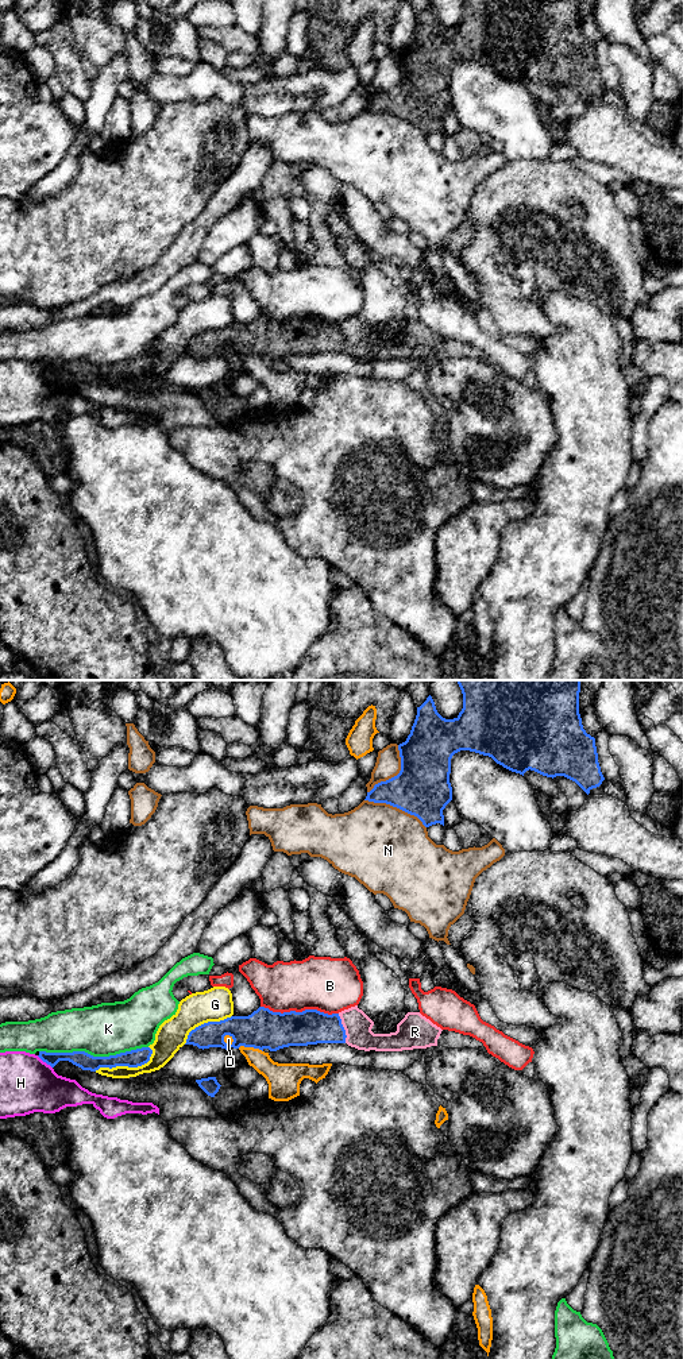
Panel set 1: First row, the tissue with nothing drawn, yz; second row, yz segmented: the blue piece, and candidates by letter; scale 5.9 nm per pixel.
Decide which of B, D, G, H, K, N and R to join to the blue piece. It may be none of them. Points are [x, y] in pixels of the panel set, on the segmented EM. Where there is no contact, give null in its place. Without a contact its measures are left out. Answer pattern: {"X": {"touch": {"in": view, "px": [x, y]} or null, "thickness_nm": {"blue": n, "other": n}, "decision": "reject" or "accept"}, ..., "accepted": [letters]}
{"B": {"touch": {"in": "yz", "px": [300, 1012]}, "thickness_nm": {"blue": 240, "other": 320}, "decision": "reject"}, "D": {"touch": {"in": "yz", "px": [250, 1046]}, "thickness_nm": {"blue": 240, "other": 160}, "decision": "reject"}, "G": {"touch": {"in": "yz", "px": [126, 1065]}, "thickness_nm": {"blue": 110, "other": 140}, "decision": "reject"}, "H": {"touch": {"in": "yz", "px": [45, 1061]}, "thickness_nm": {"blue": 100, "other": 340}, "decision": "reject"}, "K": {"touch": {"in": "yz", "px": [92, 1056]}, "thickness_nm": {"blue": 110, "other": 320}, "decision": "reject"}, "N": {"touch": {"in": "yz", "px": [396, 806]}, "thickness_nm": {"blue": 340, "other": 480}, "decision": "reject"}, "R": {"touch": {"in": "yz", "px": [343, 1029]}, "thickness_nm": {"blue": 200, "other": 160}, "decision": "accept"}, "accepted": ["R"]}

